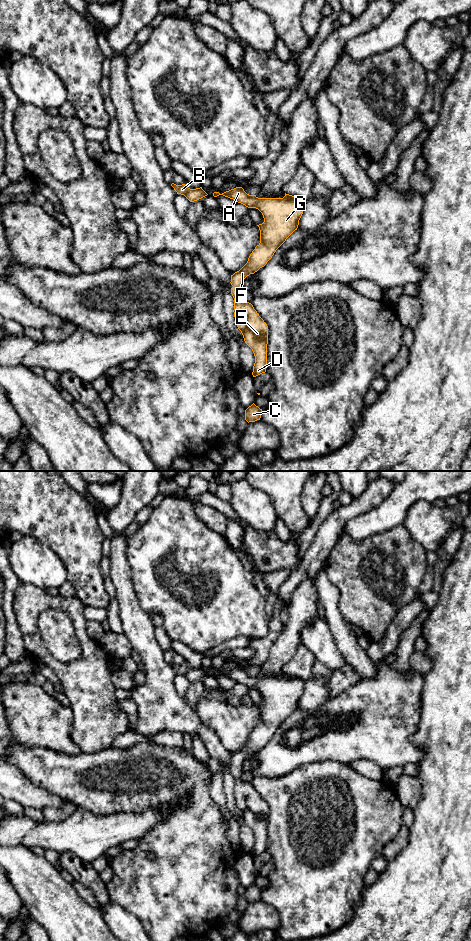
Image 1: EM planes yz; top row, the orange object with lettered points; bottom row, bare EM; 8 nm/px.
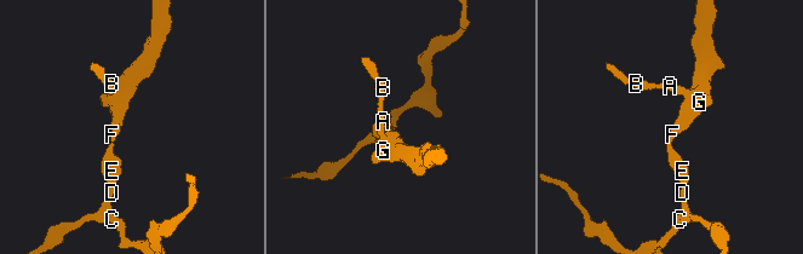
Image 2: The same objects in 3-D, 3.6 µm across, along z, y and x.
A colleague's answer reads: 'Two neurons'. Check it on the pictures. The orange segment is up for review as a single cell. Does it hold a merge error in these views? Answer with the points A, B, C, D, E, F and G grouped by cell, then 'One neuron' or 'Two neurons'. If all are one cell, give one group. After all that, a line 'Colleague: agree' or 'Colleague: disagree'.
Groups: A B C D E F G. One neuron
Colleague: disagree

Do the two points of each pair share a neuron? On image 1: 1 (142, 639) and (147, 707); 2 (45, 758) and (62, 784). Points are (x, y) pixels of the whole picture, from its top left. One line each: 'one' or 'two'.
1: one
2: one

